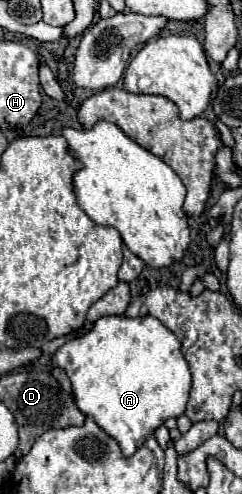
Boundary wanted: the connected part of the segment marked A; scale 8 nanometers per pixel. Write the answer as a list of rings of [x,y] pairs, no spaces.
[[[152,316],[98,318],[92,332],[60,346],[52,364],[66,370],[80,412],[112,436],[124,456],[132,456],[158,426],[184,412],[192,384],[178,338]]]

